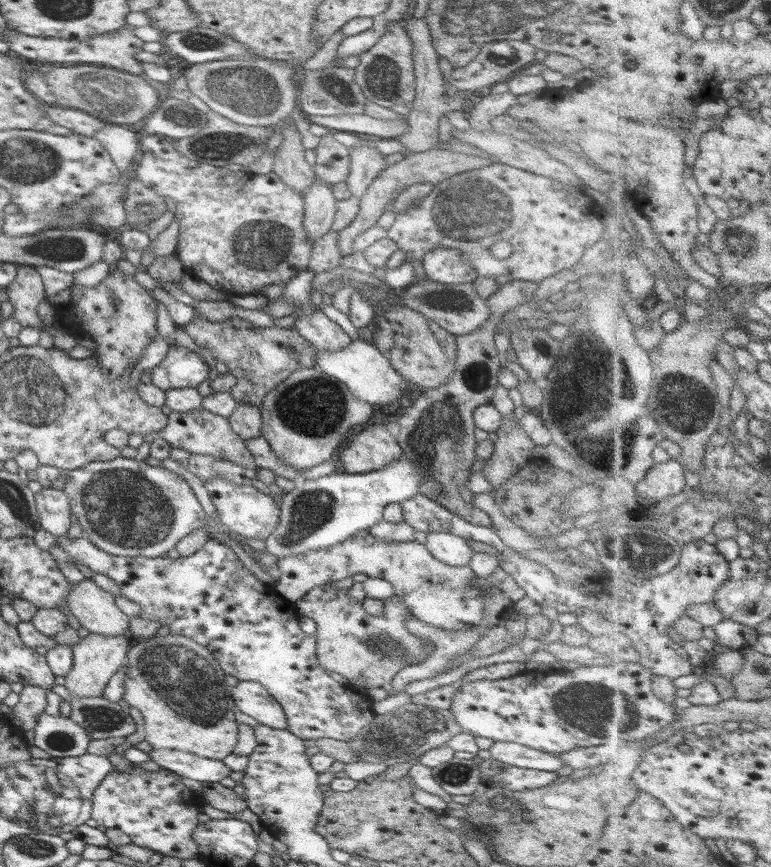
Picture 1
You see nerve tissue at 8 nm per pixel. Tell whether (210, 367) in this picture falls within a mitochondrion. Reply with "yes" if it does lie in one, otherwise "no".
no

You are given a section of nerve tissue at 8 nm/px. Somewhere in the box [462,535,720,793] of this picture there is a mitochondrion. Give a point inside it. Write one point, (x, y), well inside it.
(614, 716)

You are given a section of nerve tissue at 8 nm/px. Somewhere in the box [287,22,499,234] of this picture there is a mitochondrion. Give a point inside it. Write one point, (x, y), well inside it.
(384, 78)

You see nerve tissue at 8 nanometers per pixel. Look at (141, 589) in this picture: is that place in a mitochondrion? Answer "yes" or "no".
yes

